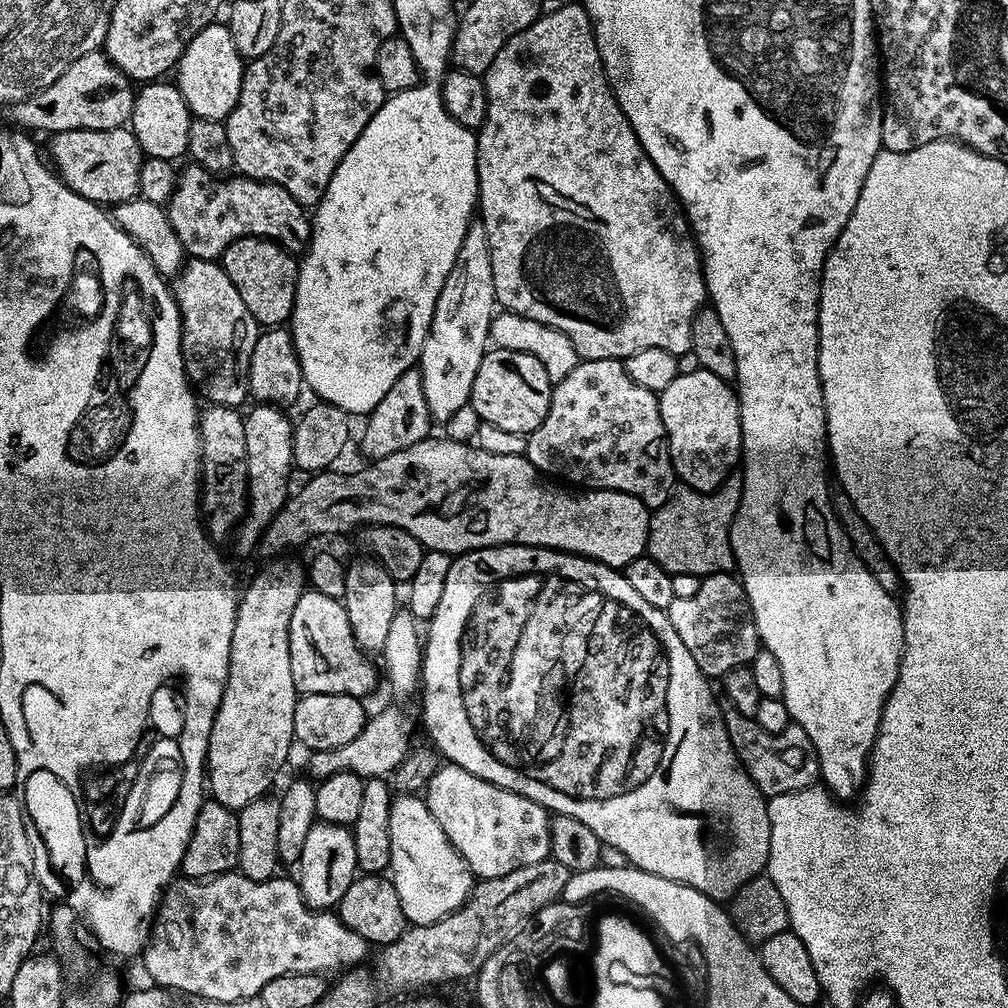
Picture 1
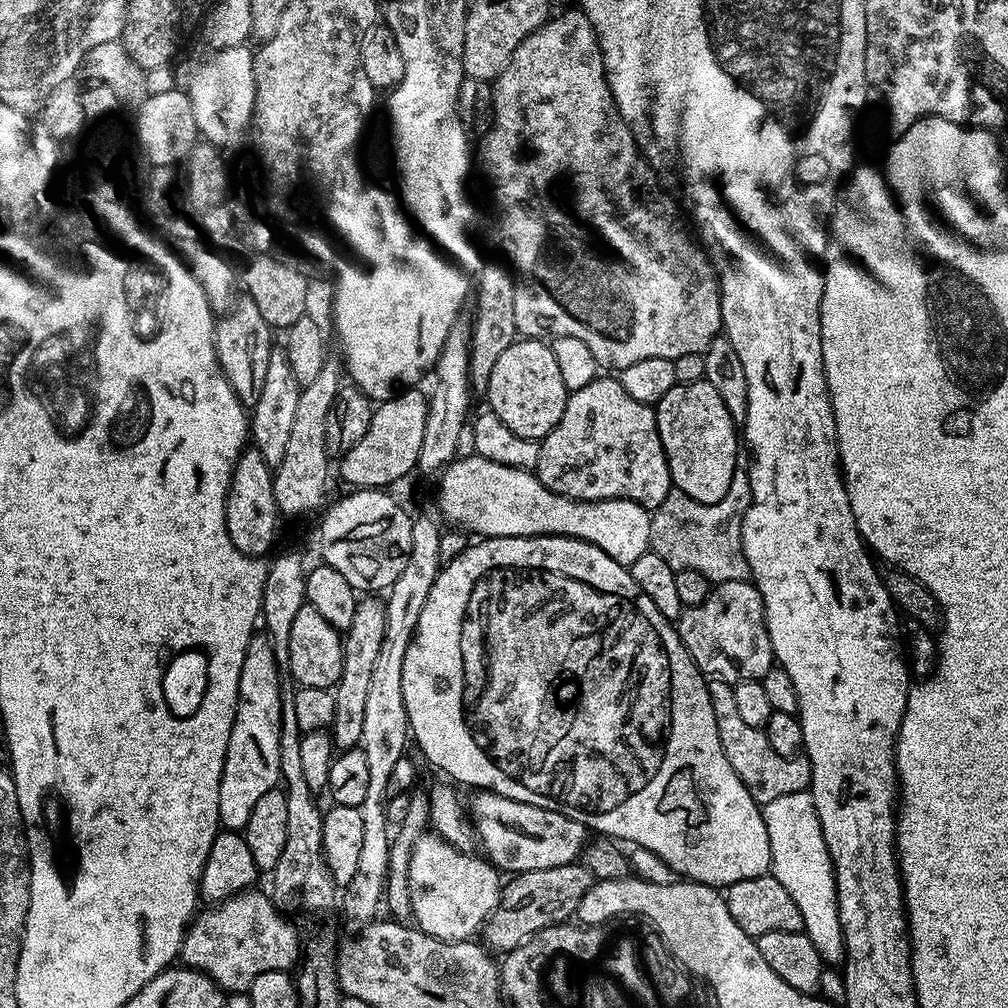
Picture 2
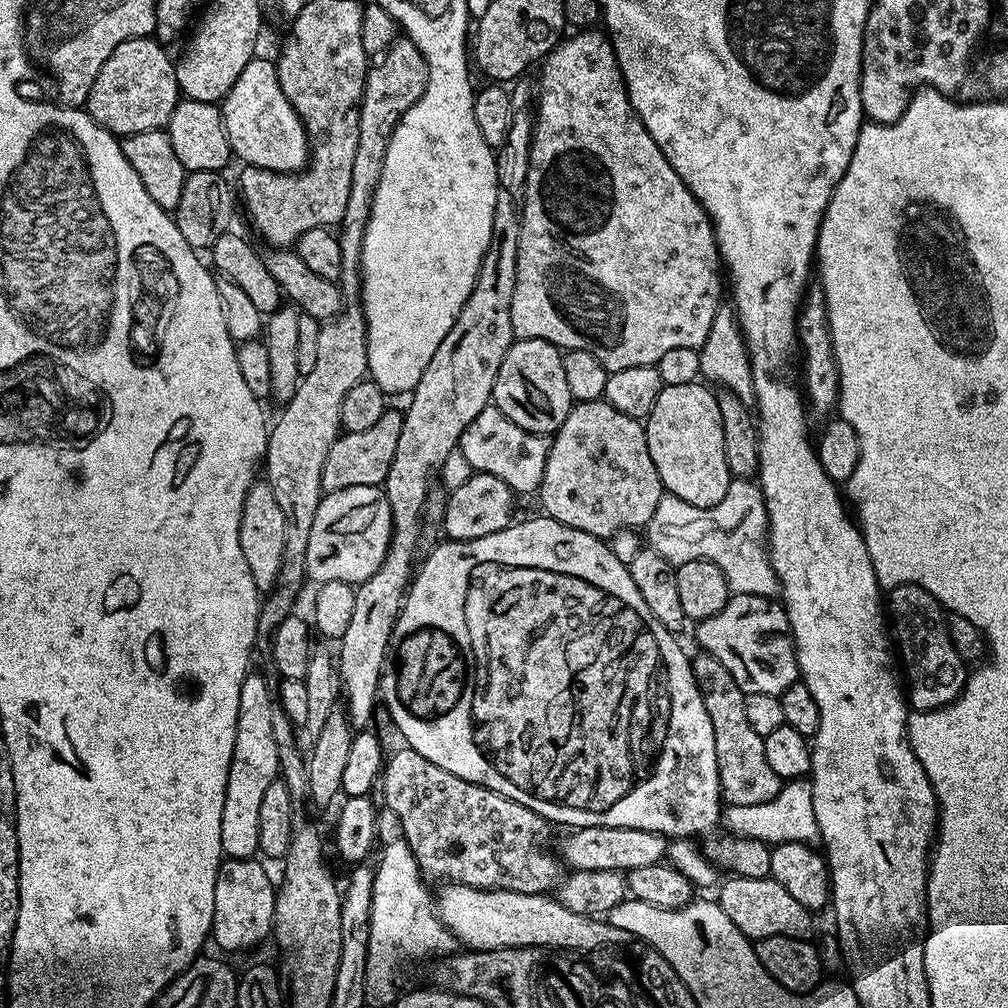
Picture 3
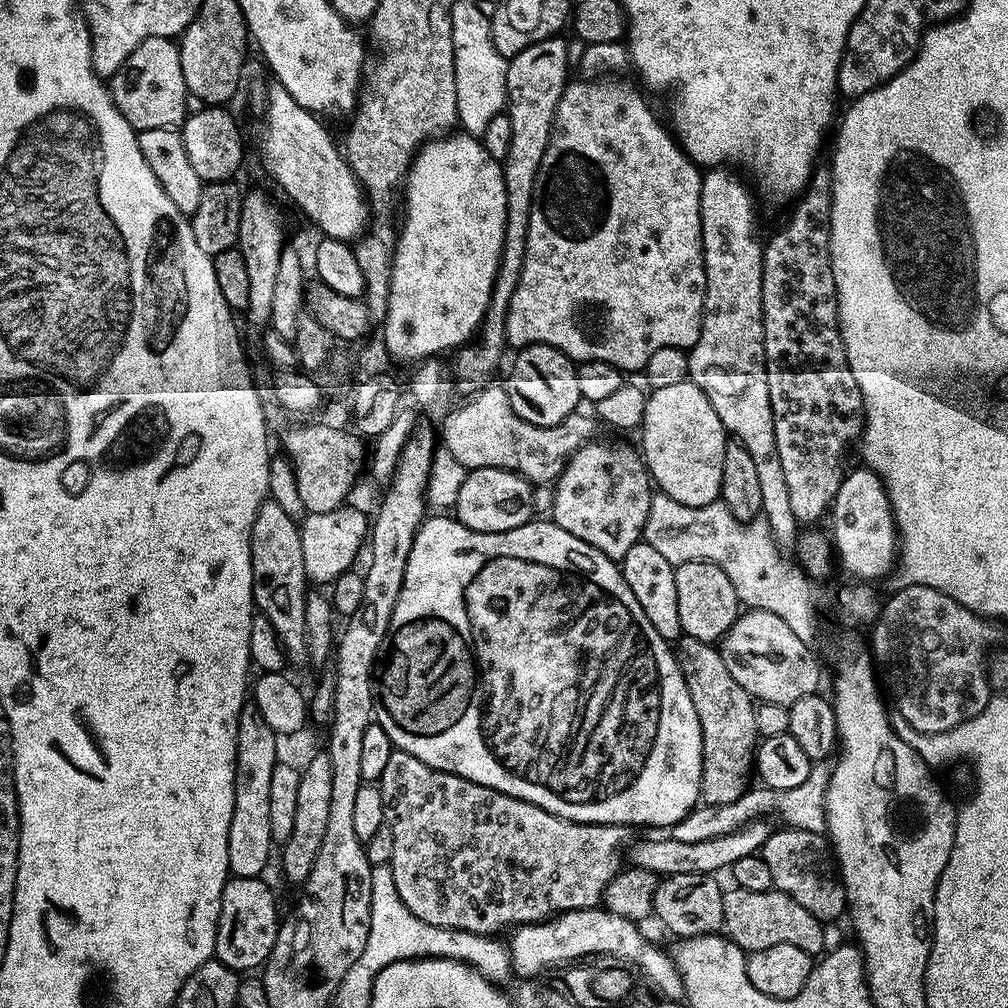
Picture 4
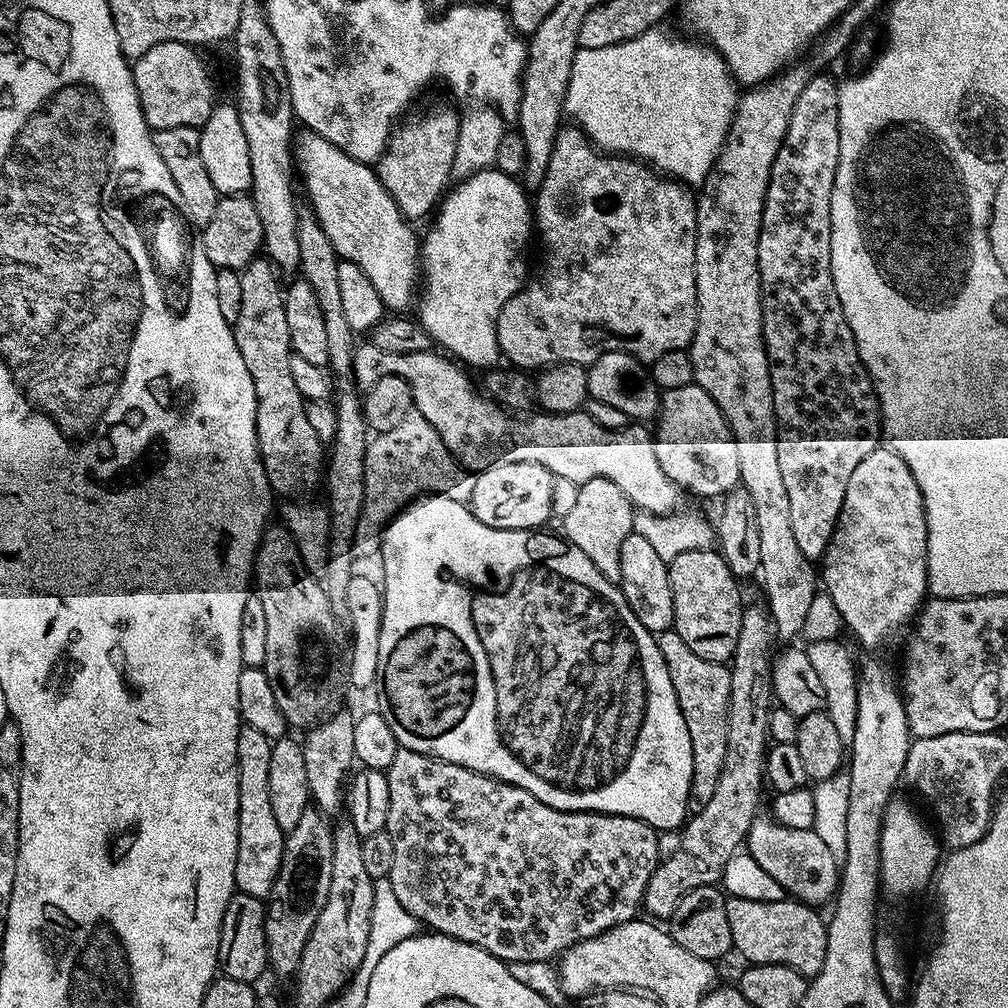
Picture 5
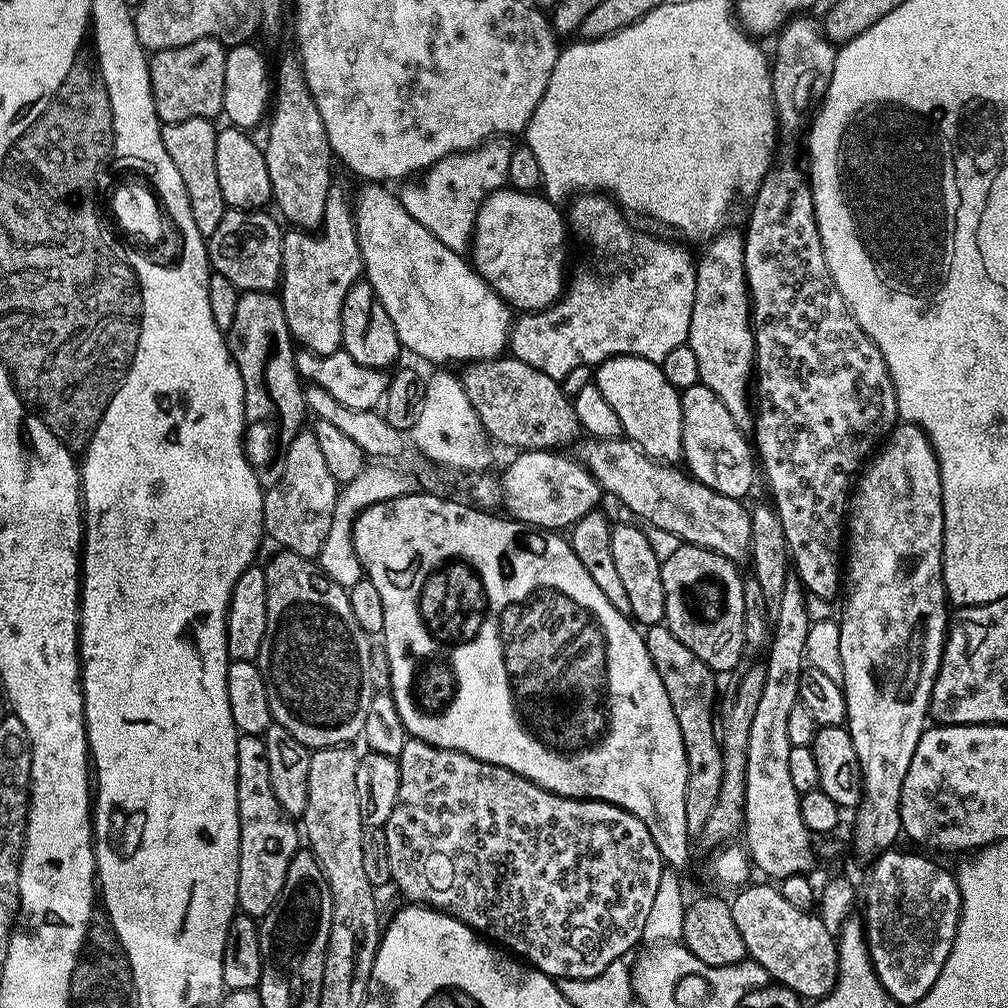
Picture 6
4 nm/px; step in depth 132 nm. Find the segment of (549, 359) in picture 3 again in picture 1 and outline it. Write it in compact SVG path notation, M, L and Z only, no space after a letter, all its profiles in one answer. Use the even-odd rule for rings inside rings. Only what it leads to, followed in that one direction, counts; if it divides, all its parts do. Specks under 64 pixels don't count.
M493 347L485 352L482 366L478 366L470 407L480 415L483 423L527 437L528 433L542 426L550 410L553 387L552 379L546 374L546 366L542 366L534 354Z

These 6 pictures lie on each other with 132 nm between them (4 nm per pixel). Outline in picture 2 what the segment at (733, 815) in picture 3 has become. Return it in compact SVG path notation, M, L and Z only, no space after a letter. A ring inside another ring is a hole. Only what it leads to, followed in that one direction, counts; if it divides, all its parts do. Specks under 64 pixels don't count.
M811 791L782 794L782 798L774 798L774 802L763 805L762 811L766 834L770 834L770 874L782 882L782 886L786 886L786 894L794 898L802 914L803 932L810 942L814 942L814 950L818 950L825 965L839 965L844 960L844 935L836 901L836 879Z

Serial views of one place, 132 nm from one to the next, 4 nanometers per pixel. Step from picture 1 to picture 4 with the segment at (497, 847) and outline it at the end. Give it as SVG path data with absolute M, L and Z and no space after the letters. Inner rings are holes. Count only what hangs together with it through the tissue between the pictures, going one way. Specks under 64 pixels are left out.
M768 818L747 820L738 830L730 834L710 838L706 842L678 842L671 838L665 840L640 840L637 839L630 848L630 864L633 868L641 868L654 873L657 878L673 876L674 874L720 874L720 871L731 869L732 865L740 860L755 857L761 851L774 831L773 821Z

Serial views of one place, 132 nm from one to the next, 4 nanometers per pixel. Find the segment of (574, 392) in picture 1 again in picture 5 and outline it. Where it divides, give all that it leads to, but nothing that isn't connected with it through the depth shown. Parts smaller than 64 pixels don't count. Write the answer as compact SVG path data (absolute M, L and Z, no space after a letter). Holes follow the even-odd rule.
M590 478L590 482L579 485L575 492L576 497L564 516L562 535L569 544L578 546L578 550L582 550L608 580L619 582L622 578L622 542L626 542L636 523L630 498L626 498L610 478Z

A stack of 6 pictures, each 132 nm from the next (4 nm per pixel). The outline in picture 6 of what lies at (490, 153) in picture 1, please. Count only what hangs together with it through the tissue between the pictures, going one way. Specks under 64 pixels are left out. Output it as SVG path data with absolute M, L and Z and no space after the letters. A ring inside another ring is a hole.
M580 194L571 204L572 209L566 212L571 235L575 239L577 236L596 255L596 261L592 268L567 281L564 295L555 304L543 312L525 312L513 319L512 331L508 333L511 355L526 362L526 366L534 366L534 370L542 370L542 374L550 374L550 378L559 381L563 381L574 366L595 366L611 356L637 356L663 362L670 350L678 350L678 346L688 342L696 289L694 256L683 248L683 243L671 244L668 240L655 240L648 232L635 232L628 225L629 217L607 194Z

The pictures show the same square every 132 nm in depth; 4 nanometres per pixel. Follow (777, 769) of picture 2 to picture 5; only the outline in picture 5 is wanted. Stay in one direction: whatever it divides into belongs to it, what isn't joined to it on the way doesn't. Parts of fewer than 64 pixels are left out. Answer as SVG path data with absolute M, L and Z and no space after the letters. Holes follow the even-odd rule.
M669 630L658 636L660 653L666 662L682 718L686 718L686 730L690 730L690 750L692 751L692 771L690 773L690 799L687 811L697 812L714 794L714 786L726 758L726 726L730 706L730 668L728 664L710 662L698 658L686 642L675 632Z

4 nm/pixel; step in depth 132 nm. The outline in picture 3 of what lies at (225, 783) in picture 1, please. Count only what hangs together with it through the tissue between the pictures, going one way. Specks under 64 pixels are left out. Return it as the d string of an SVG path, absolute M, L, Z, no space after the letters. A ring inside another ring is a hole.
M256 670L249 671L248 677L242 682L242 694L238 694L238 726L234 734L234 754L230 758L230 770L226 778L226 802L222 802L222 850L224 856L229 860L251 860L259 853L260 847L258 846L258 814L262 811L262 797L265 796L270 782L278 779L280 770L280 759L278 758L278 742L274 742L274 714L277 709L274 707L274 692L268 689L268 684L262 677L256 673Z

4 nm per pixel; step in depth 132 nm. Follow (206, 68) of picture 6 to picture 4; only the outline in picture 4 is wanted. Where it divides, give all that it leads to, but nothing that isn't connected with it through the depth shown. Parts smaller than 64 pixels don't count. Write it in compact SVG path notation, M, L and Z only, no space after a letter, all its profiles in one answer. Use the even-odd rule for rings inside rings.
M167 36L146 38L122 62L119 70L110 77L110 91L114 106L130 122L137 132L142 130L162 130L163 128L179 129L189 115L190 95L186 81L182 76L182 63L179 58L180 50L175 39Z

